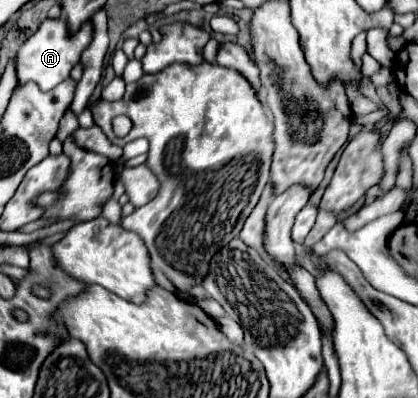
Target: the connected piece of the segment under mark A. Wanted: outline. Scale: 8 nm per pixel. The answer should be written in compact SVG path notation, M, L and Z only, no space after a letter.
M63 17L45 19L41 23L41 29L37 29L37 33L33 33L33 37L29 37L17 53L17 79L19 79L19 83L35 81L41 87L41 91L53 89L55 85L59 85L61 81L65 81L69 77L73 65L81 59L81 53L93 41L93 35L95 35L93 21L85 21L77 31L71 33L67 19L63 19Z

